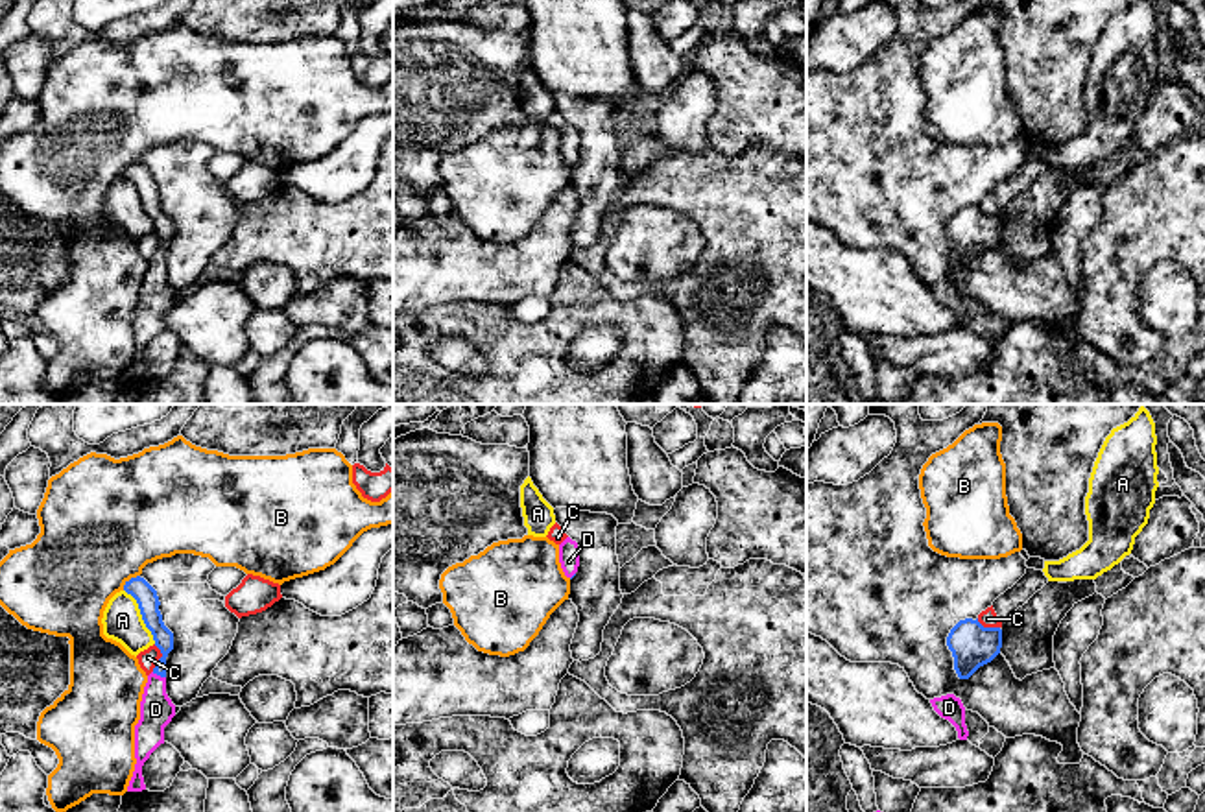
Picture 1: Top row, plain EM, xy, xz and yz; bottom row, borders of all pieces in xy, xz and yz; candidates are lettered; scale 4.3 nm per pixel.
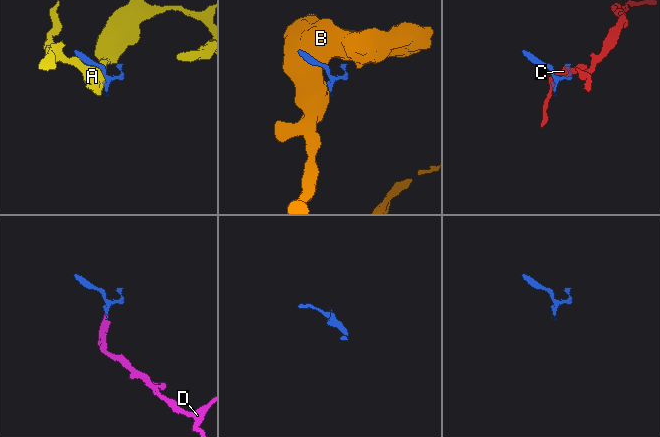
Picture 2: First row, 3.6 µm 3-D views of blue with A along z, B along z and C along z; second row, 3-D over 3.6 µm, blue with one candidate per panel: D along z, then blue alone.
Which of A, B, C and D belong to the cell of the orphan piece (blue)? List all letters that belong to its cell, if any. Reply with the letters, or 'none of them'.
D

